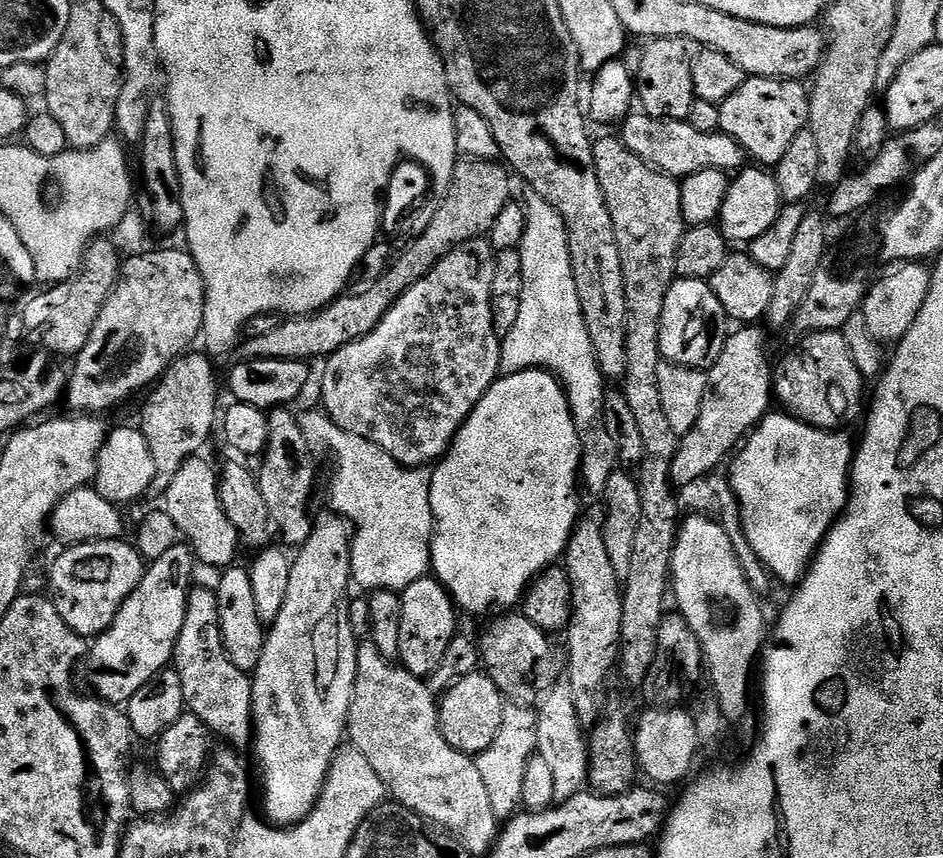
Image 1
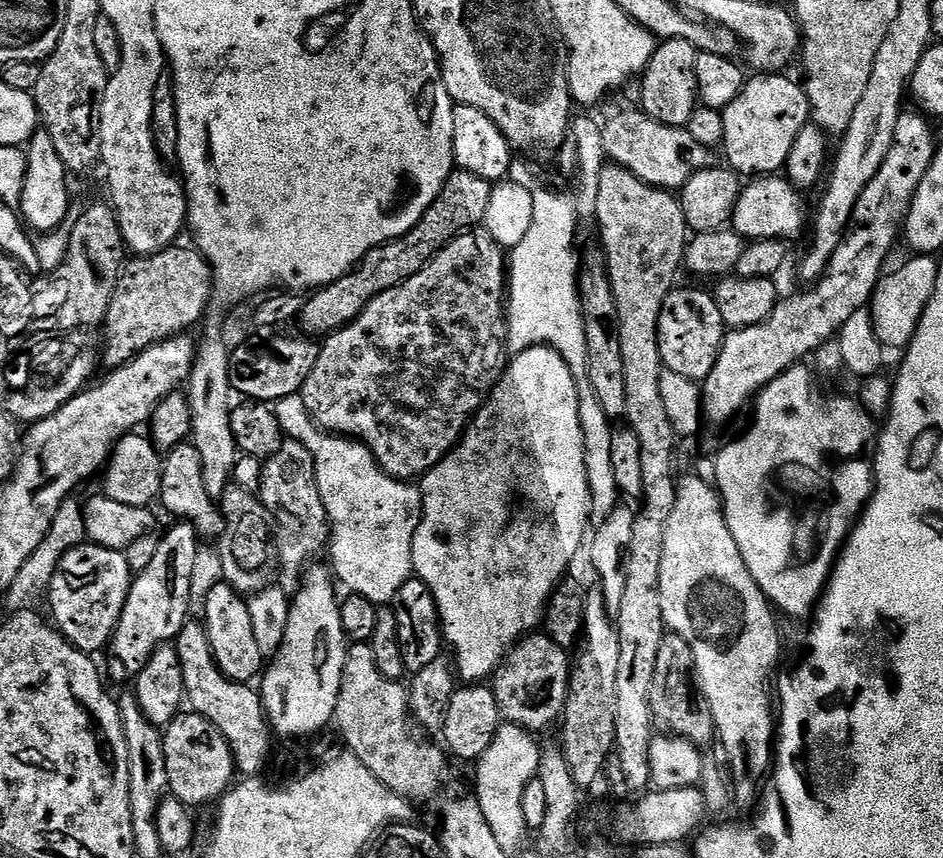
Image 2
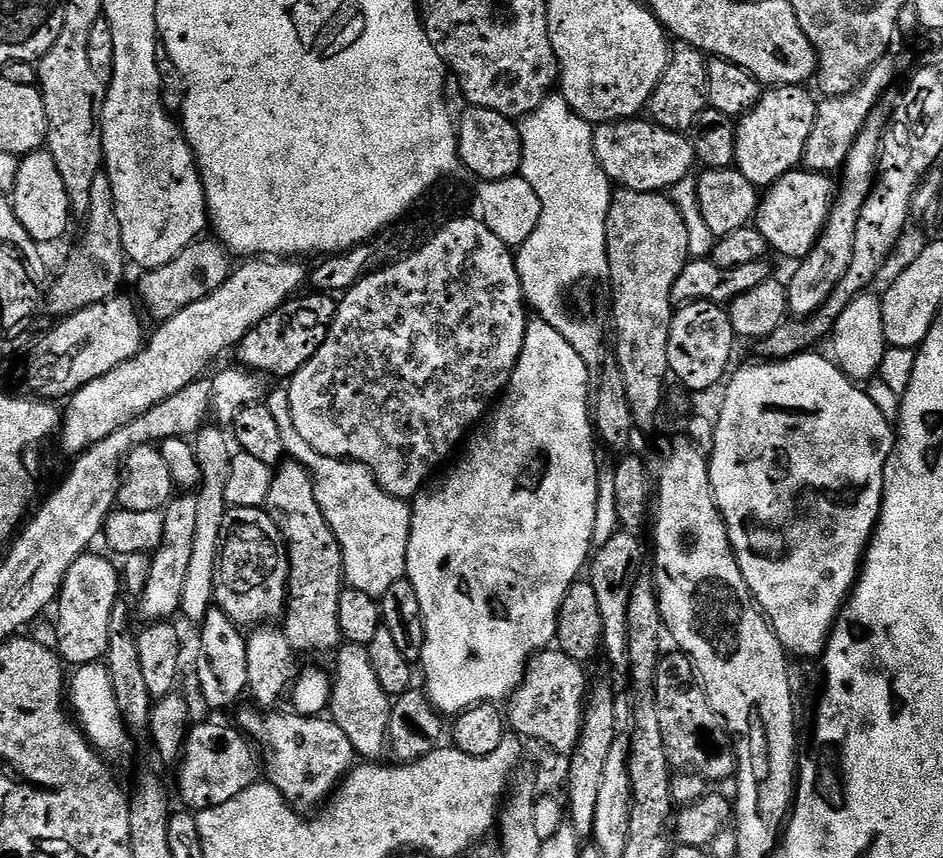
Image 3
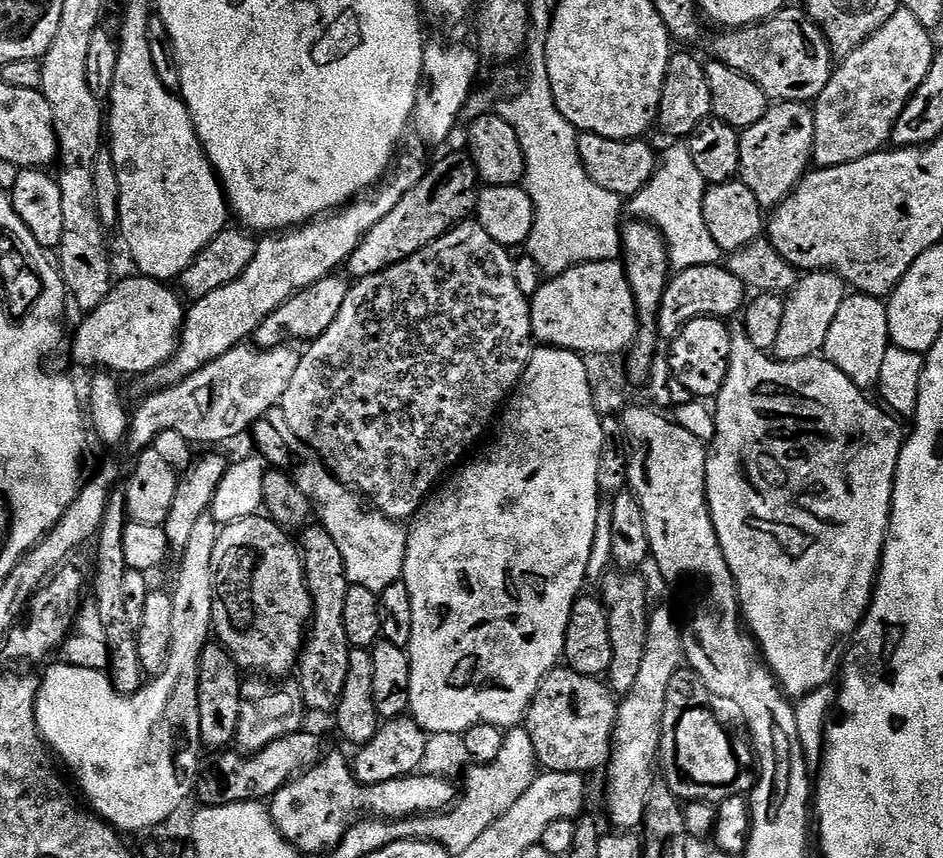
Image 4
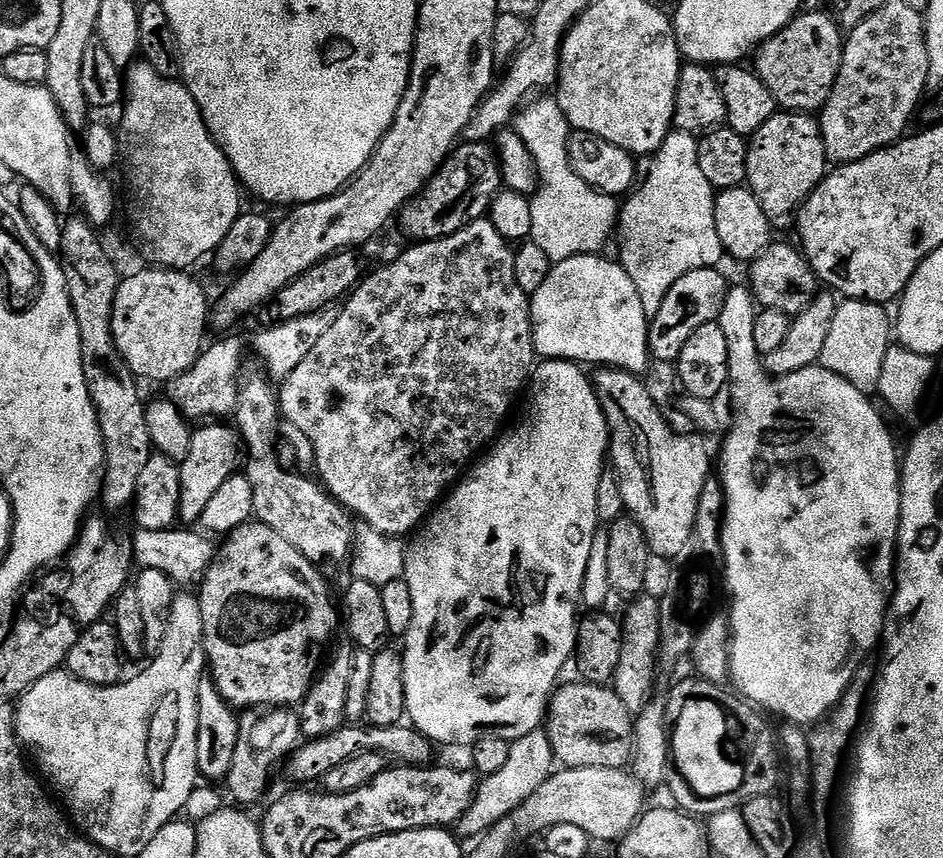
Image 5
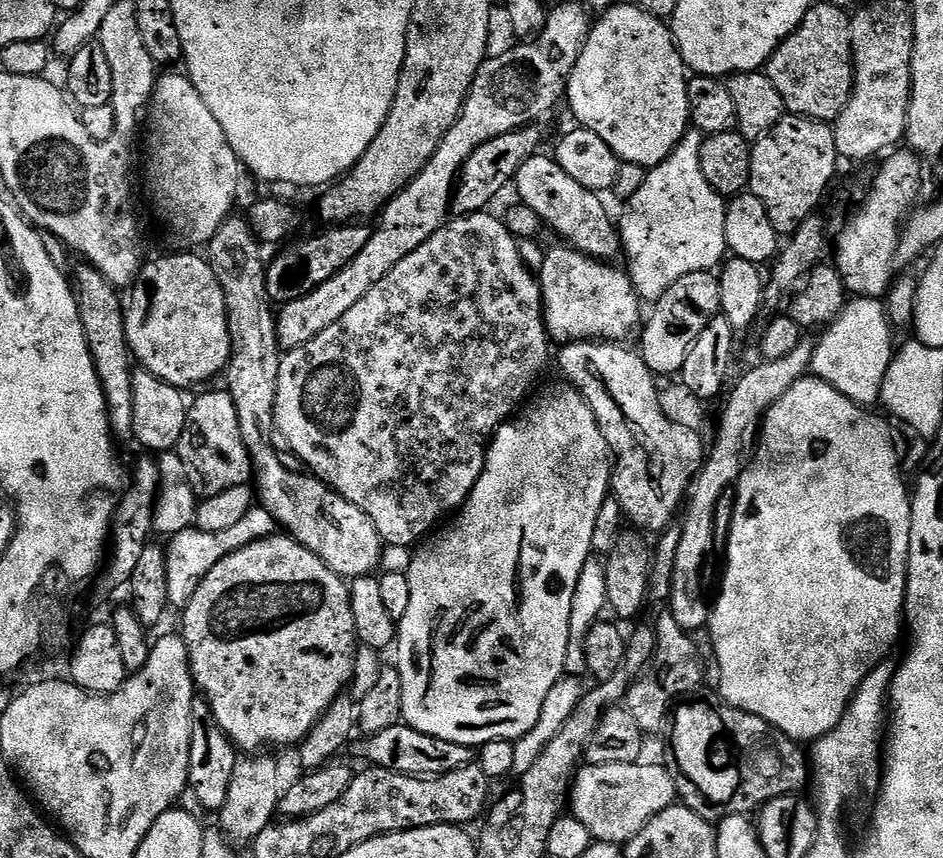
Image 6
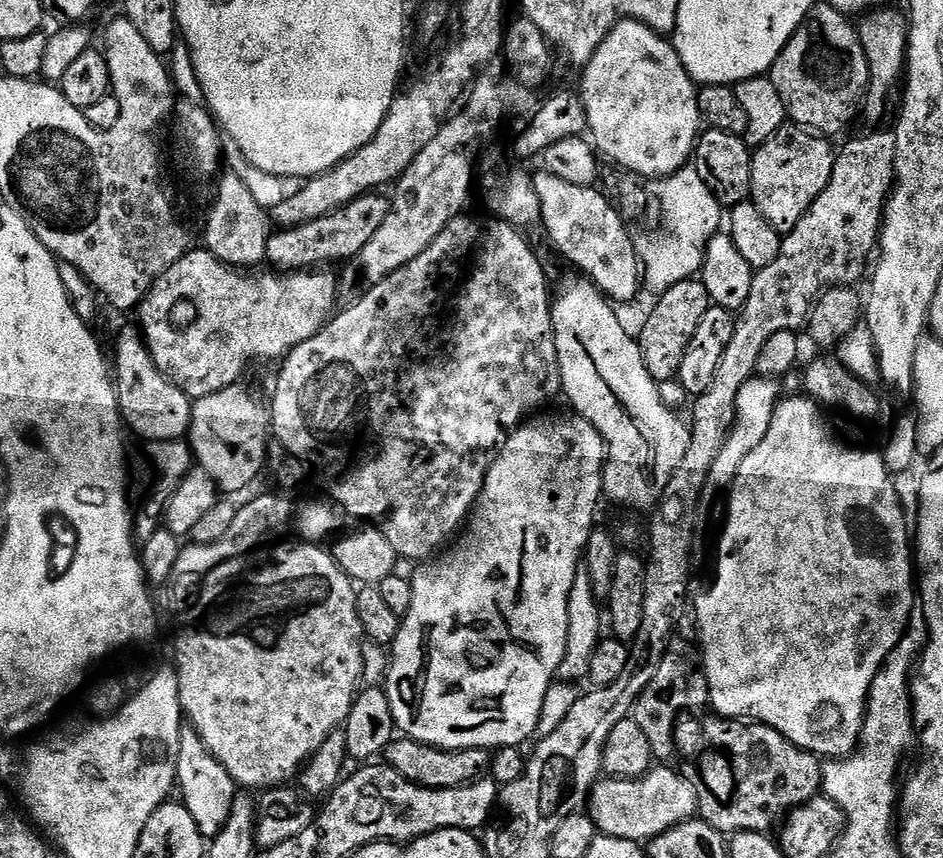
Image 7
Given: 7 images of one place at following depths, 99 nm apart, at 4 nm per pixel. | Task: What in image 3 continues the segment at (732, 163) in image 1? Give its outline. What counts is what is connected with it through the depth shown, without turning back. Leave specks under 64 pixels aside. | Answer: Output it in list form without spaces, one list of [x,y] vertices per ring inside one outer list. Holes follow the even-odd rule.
[[[648,118],[599,125],[594,131],[594,150],[602,170],[613,185],[639,192],[663,193],[671,190],[683,179],[691,177],[692,167],[698,164],[694,146],[685,133],[666,130]]]

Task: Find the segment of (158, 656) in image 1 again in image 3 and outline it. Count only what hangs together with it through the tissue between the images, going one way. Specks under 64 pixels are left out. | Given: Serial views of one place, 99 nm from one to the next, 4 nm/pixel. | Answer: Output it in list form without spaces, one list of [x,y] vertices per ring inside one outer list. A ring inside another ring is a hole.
[[[180,494],[173,499],[164,514],[164,537],[160,547],[152,556],[152,569],[145,590],[138,597],[140,612],[148,622],[168,622],[172,615],[180,612],[182,589],[186,587],[186,574],[189,572],[190,558],[194,551],[194,534],[197,525],[197,507],[195,495]]]

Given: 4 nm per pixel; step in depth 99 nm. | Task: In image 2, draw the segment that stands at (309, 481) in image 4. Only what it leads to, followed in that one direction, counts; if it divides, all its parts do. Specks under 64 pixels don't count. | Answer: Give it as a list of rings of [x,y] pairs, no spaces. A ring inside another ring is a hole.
[[[299,395],[277,400],[274,405],[278,426],[289,440],[297,440],[310,450],[314,458],[318,494],[322,494],[322,506],[326,506],[328,527],[330,529],[330,567],[335,579],[344,584],[353,596],[361,596],[377,606],[391,605],[392,600],[402,590],[408,580],[413,579],[412,547],[414,534],[420,525],[422,497],[415,483],[395,480],[380,469],[372,450],[358,440],[329,434],[313,420]]]

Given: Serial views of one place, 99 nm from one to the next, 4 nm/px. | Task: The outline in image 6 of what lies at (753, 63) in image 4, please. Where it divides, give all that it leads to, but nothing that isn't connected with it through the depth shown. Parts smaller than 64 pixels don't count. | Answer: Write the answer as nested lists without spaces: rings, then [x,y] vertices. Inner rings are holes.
[[[831,2],[817,3],[802,23],[776,47],[766,71],[793,116],[834,122],[852,96],[852,22],[849,13]]]

